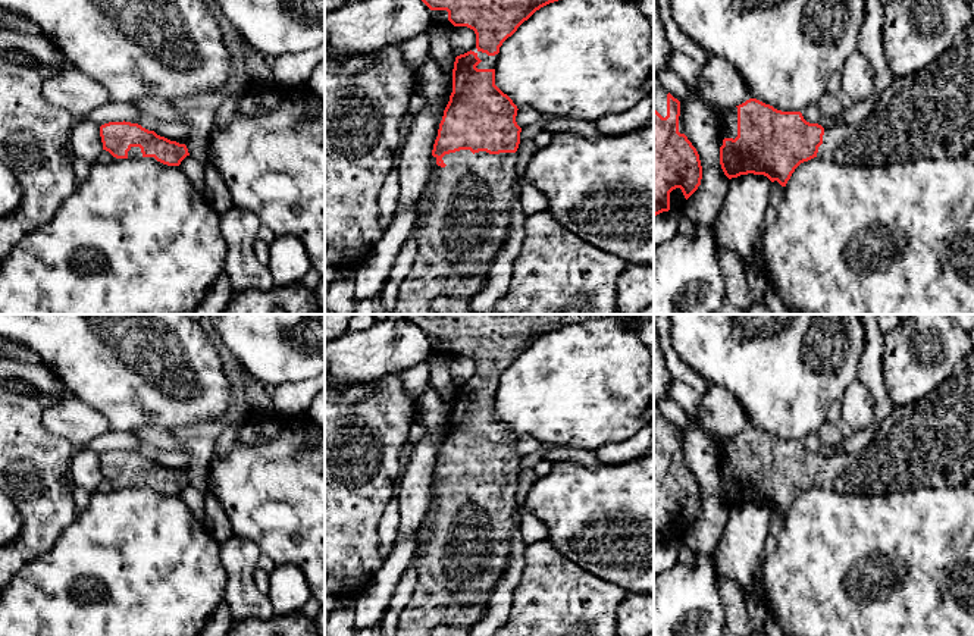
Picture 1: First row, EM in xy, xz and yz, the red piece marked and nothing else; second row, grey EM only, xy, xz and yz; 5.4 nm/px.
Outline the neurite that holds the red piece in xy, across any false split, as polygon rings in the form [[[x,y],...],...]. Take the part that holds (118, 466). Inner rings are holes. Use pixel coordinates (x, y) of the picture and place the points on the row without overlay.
[[[109,451],[100,455],[103,479],[116,488],[154,486],[167,495],[179,495],[190,485],[185,473],[170,470],[138,452]]]

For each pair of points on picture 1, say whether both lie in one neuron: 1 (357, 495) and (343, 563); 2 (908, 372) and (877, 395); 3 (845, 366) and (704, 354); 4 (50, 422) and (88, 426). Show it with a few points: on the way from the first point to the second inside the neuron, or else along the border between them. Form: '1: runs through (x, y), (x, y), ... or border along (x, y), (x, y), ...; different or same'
1: runs through (343, 511), (343, 547); same
2: border along (880, 356), (882, 379), (888, 397), (895, 404); different
3: runs through (810, 356), (739, 354); same
4: runs through (59, 422), (80, 423); same

